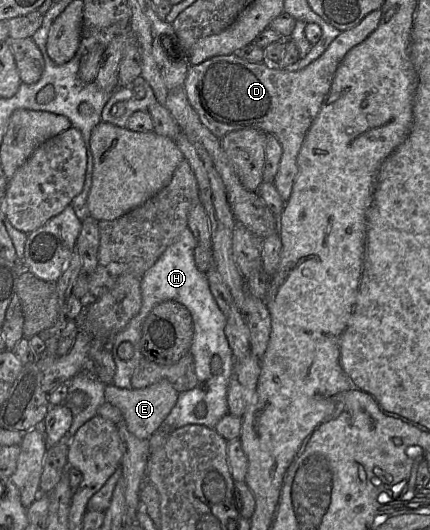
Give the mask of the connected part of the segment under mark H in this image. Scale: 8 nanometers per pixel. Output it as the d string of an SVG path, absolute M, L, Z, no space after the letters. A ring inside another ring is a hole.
M186 228L163 252L141 279L142 303L139 312L112 339L111 351L116 366L113 385L121 389L132 389L132 374L144 359L140 341L142 325L149 312L156 304L167 300L179 302L189 310L194 324L194 336L189 352L194 359L198 385L179 393L175 406L163 422L164 426L172 429L187 425L215 428L219 420L228 413L227 392L235 362L225 335L226 318L211 293L206 273L202 273L196 266L194 249L197 245L198 241L193 232ZM124 342L129 342L133 348L133 355L129 360L122 360L117 351L118 346Z

